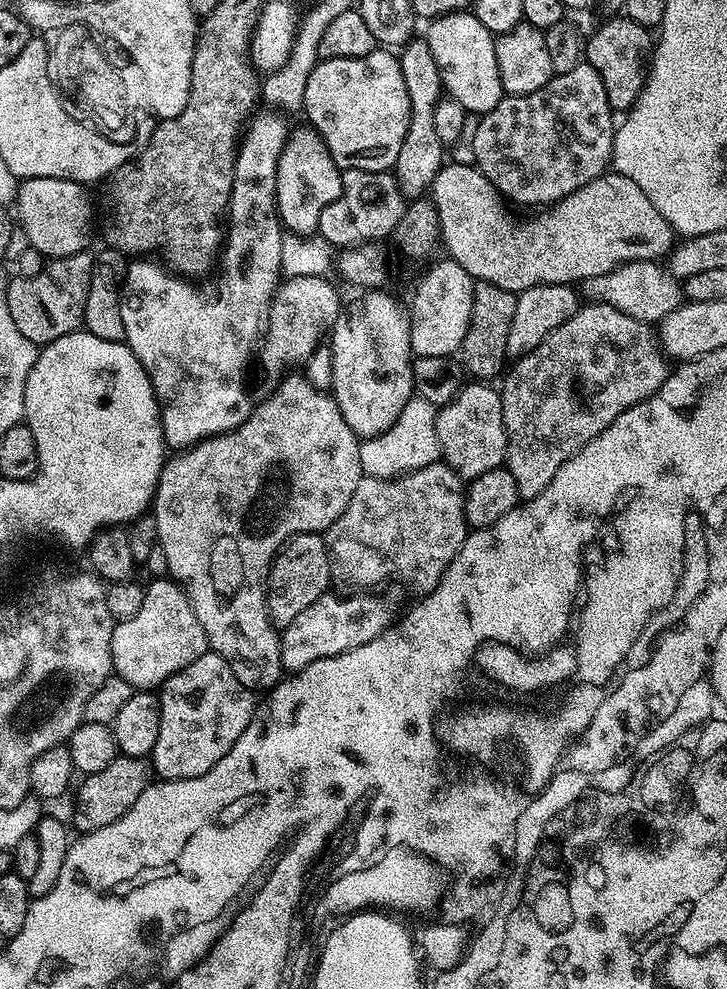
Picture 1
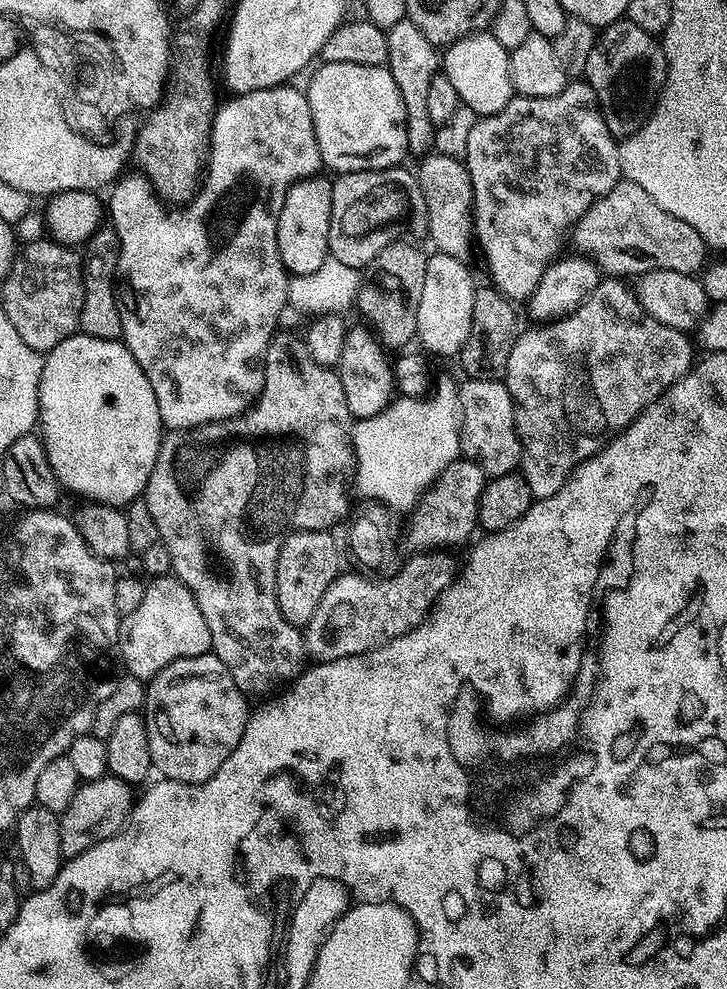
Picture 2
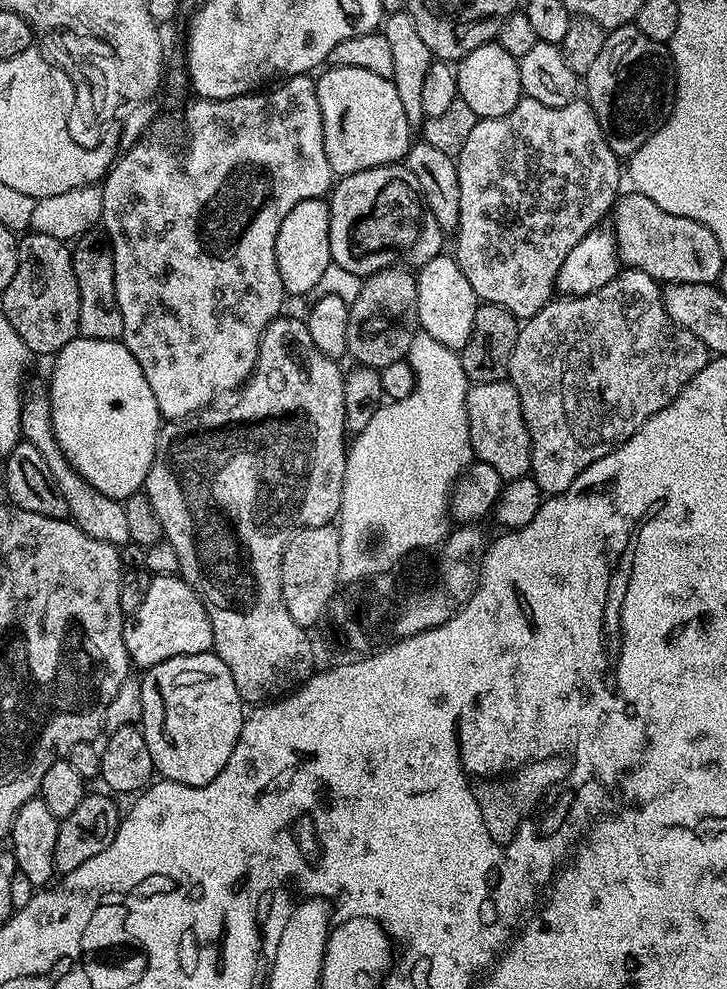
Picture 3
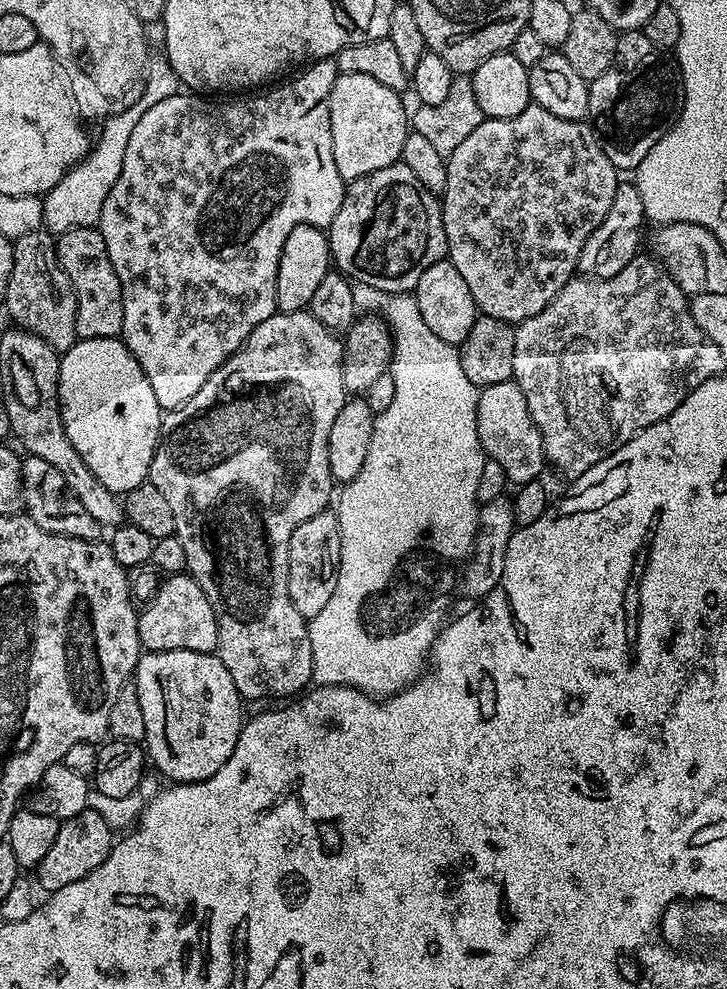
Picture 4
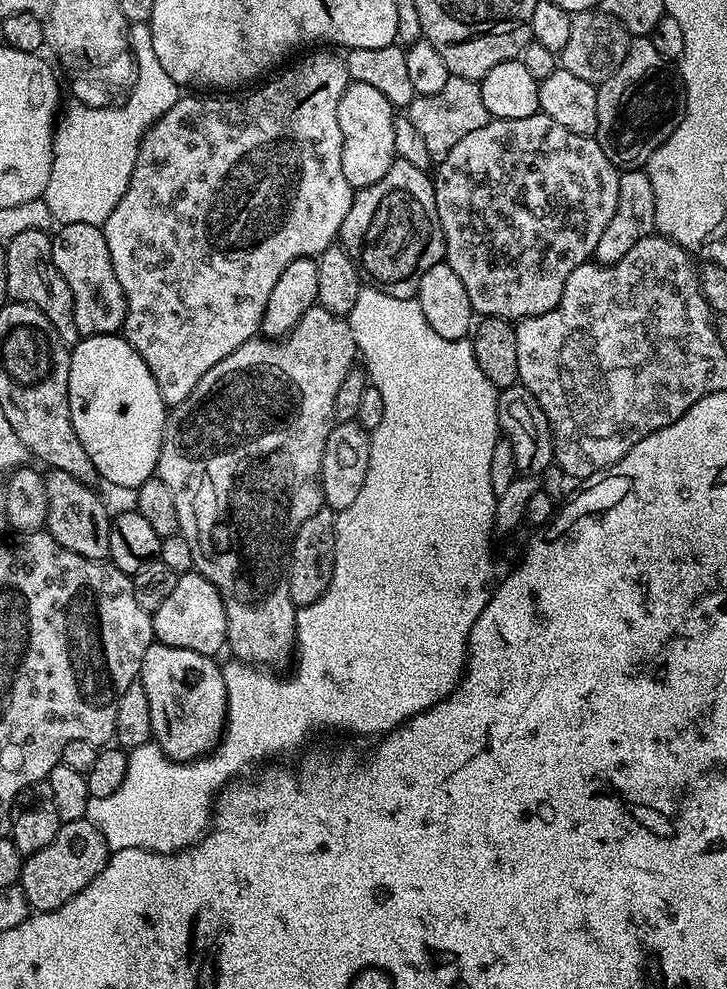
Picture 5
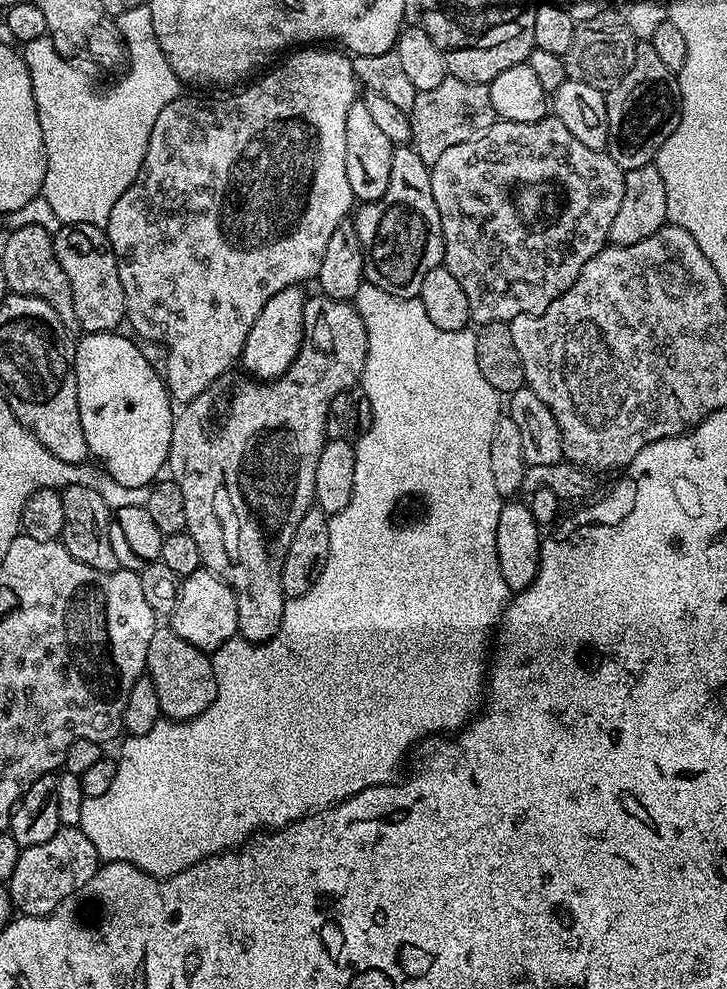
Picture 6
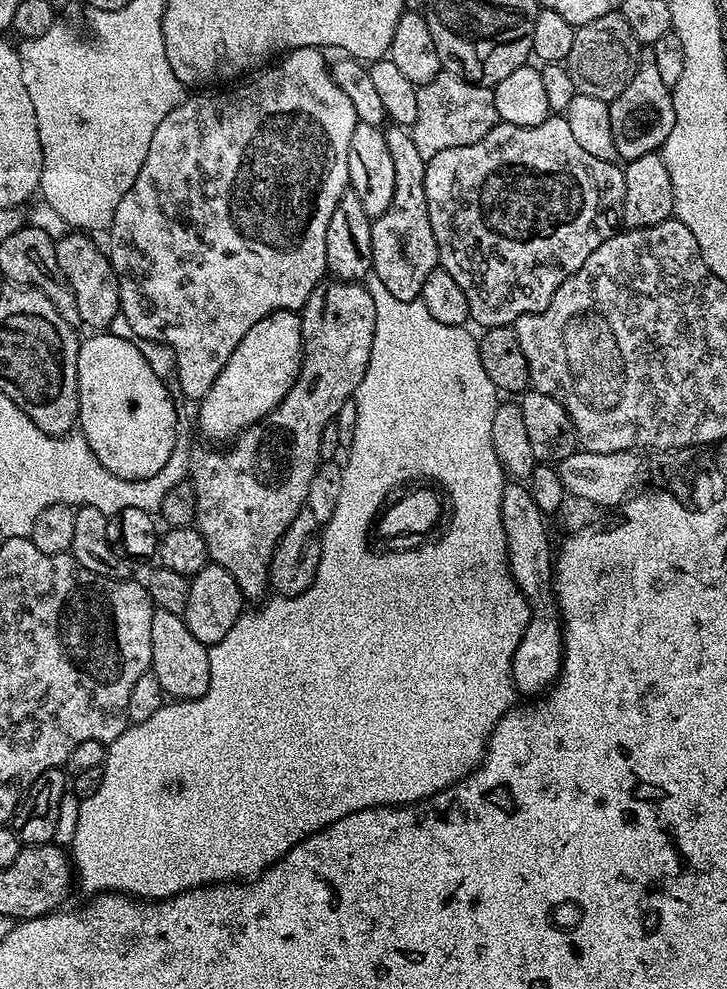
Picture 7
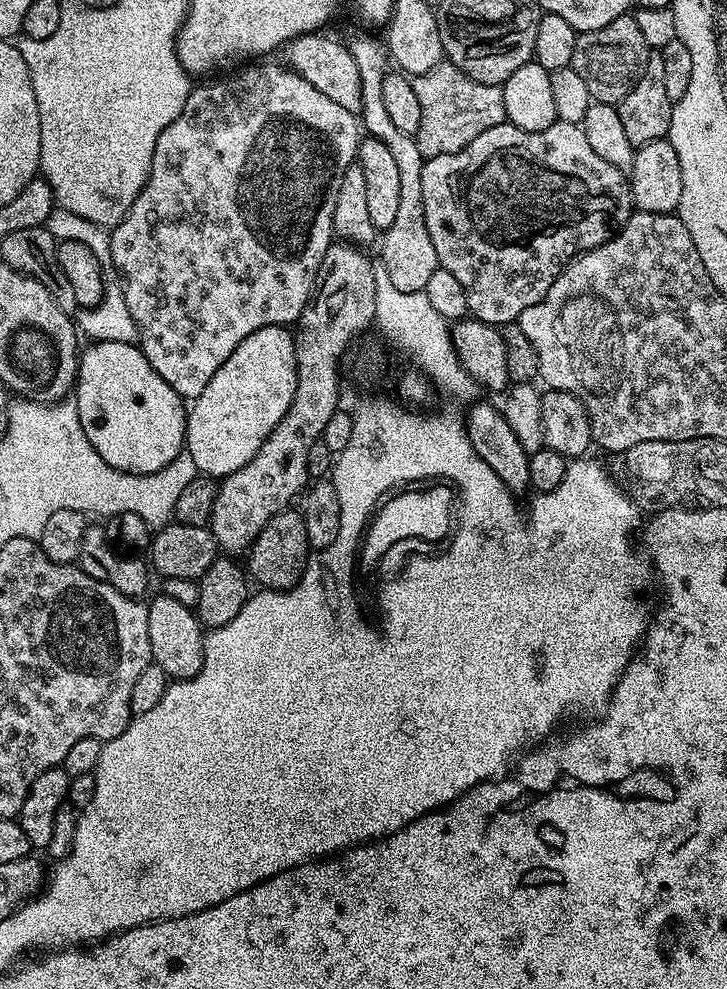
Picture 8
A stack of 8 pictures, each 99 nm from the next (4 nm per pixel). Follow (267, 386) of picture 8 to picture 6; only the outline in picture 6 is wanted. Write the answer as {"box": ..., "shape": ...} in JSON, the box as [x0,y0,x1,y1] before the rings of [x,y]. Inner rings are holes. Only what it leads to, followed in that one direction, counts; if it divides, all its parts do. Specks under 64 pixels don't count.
{"box":[242,284,310,382],"shape":[[[295,284],[286,290],[278,290],[266,306],[262,306],[262,314],[254,318],[254,326],[250,326],[250,334],[246,334],[242,365],[252,377],[260,382],[277,380],[294,362],[306,339],[304,334],[304,311],[310,307],[310,300],[304,297],[305,289]]]}

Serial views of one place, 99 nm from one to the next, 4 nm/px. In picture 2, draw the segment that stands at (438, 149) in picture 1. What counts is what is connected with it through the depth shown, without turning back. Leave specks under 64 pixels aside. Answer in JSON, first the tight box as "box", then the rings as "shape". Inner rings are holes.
{"box":[387,19,440,158],"shape":[[[410,19],[396,23],[387,33],[387,67],[398,83],[403,105],[406,106],[408,150],[413,157],[416,155],[416,158],[423,158],[433,151],[432,143],[436,137],[437,125],[432,123],[427,111],[427,93],[430,91],[430,82],[439,73],[440,54],[437,47]]]}

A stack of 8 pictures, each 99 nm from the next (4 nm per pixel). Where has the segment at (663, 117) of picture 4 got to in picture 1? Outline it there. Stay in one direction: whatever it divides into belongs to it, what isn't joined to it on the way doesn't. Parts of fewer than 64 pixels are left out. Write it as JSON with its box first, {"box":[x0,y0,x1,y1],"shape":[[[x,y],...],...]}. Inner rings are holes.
{"box":[586,14,654,113],"shape":[[[623,14],[613,15],[596,33],[586,40],[586,63],[598,70],[602,86],[606,86],[606,98],[617,113],[627,113],[639,99],[648,81],[648,70],[652,63],[654,36],[651,31]]]}

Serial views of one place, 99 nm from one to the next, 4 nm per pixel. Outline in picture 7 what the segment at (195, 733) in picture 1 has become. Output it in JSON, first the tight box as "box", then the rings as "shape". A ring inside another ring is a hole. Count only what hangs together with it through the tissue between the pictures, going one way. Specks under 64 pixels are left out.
{"box":[150,610,210,700],"shape":[[[170,610],[153,611],[150,622],[152,647],[151,672],[156,675],[162,690],[176,700],[196,700],[208,692],[210,686],[210,658],[208,648],[186,626],[183,616],[170,614]]]}

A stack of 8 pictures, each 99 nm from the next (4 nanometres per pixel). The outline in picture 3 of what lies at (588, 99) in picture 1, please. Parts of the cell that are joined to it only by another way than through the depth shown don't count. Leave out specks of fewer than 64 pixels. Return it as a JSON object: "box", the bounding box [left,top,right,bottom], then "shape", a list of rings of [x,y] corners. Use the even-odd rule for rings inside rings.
{"box":[454,96,622,321],"shape":[[[524,96],[518,102],[518,106],[510,110],[510,114],[502,114],[498,118],[489,120],[477,119],[474,130],[470,130],[466,143],[454,159],[460,187],[460,221],[454,233],[454,239],[456,239],[454,255],[458,266],[462,274],[466,274],[470,286],[474,286],[477,301],[502,306],[510,310],[510,314],[516,317],[517,321],[529,320],[553,299],[558,270],[562,270],[562,262],[566,262],[566,254],[570,254],[570,250],[574,250],[574,246],[578,246],[578,242],[582,242],[582,238],[586,238],[586,234],[603,221],[600,220],[603,216],[605,219],[611,213],[618,199],[616,187],[620,184],[620,176],[622,180],[621,157],[616,156],[614,150],[610,150],[602,126],[594,110],[588,105],[587,99],[577,98],[571,100],[566,106],[542,106],[542,102],[534,102],[534,98]]]}

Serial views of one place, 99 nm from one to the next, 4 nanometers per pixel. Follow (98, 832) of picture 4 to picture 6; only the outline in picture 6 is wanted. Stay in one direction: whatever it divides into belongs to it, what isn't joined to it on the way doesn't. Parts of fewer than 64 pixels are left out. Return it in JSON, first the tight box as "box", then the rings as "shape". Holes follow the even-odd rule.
{"box":[6,826,102,916],"shape":[[[61,826],[50,842],[20,849],[18,866],[6,881],[12,907],[25,916],[51,916],[61,902],[70,898],[100,869],[102,861],[90,838],[78,826]]]}

